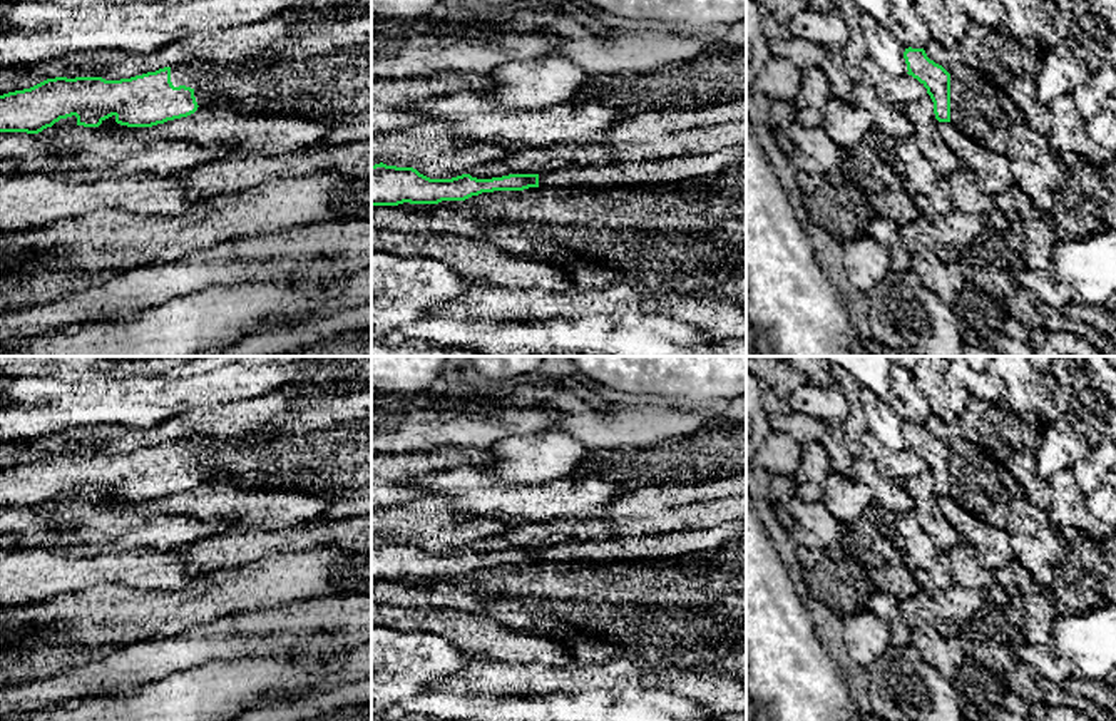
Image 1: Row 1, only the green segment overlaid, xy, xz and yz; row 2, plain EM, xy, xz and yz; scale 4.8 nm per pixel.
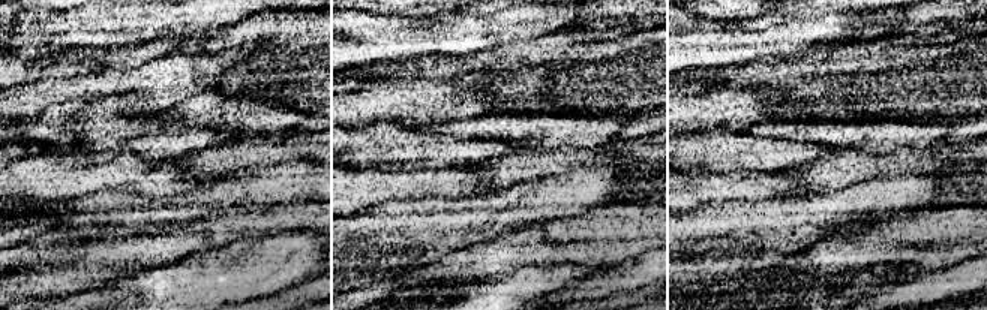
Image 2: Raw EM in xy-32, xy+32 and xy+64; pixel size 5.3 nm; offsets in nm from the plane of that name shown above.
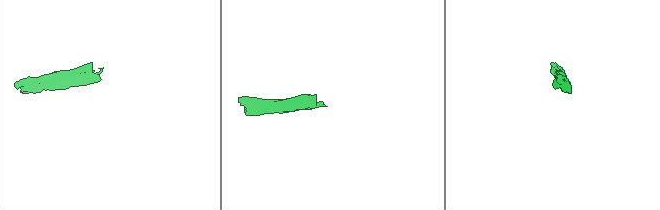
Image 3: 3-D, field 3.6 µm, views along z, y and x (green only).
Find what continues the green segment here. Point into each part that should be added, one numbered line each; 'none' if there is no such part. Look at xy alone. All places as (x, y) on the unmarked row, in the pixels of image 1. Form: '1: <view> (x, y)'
1: xy (198, 450)

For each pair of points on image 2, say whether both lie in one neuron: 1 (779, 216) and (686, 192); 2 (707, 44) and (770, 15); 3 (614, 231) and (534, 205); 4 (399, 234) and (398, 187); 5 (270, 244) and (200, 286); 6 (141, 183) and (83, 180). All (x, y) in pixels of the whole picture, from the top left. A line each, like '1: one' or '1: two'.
1: two
2: two
3: two
4: two
5: one
6: one

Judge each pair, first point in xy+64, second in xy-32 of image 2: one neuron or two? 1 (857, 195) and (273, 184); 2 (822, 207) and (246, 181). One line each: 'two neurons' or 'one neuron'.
1: one neuron
2: one neuron

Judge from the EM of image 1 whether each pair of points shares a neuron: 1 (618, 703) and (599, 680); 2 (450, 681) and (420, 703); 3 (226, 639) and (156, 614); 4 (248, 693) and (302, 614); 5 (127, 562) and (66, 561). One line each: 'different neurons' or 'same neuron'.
1: different neurons
2: different neurons
3: different neurons
4: different neurons
5: same neuron

